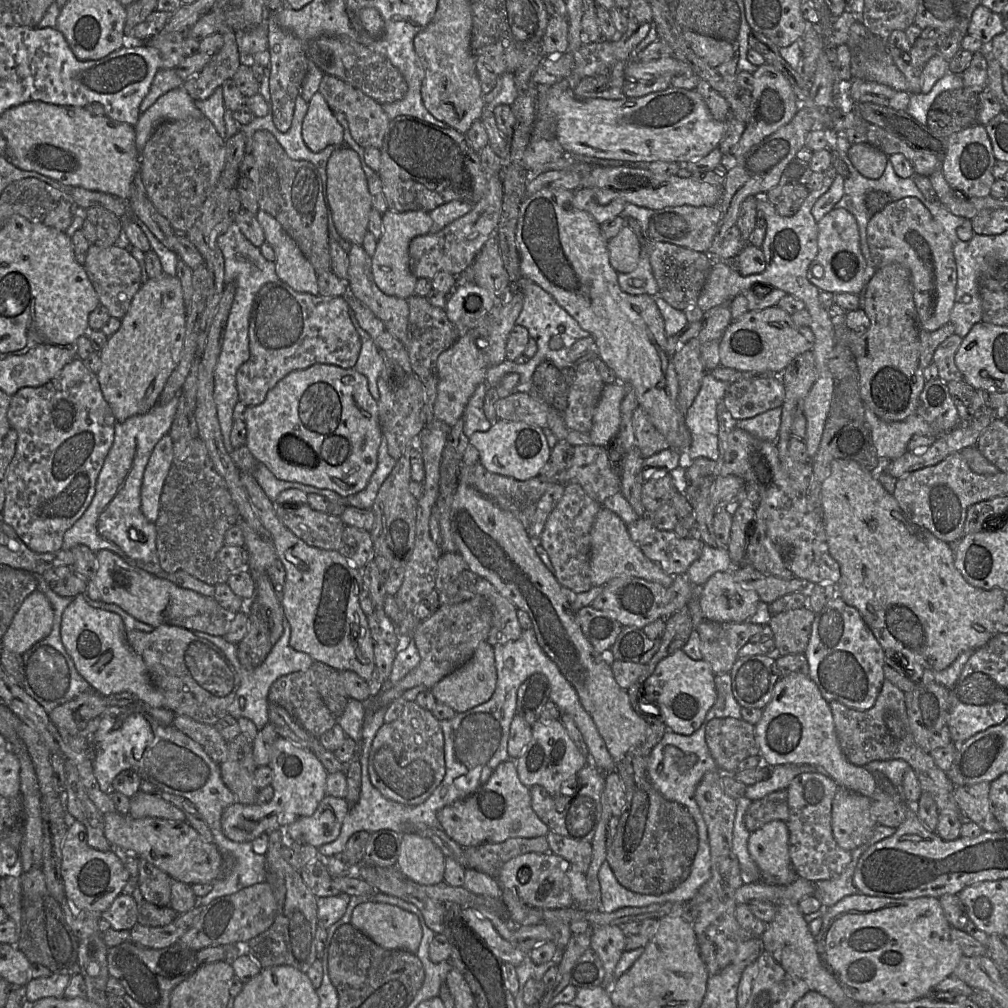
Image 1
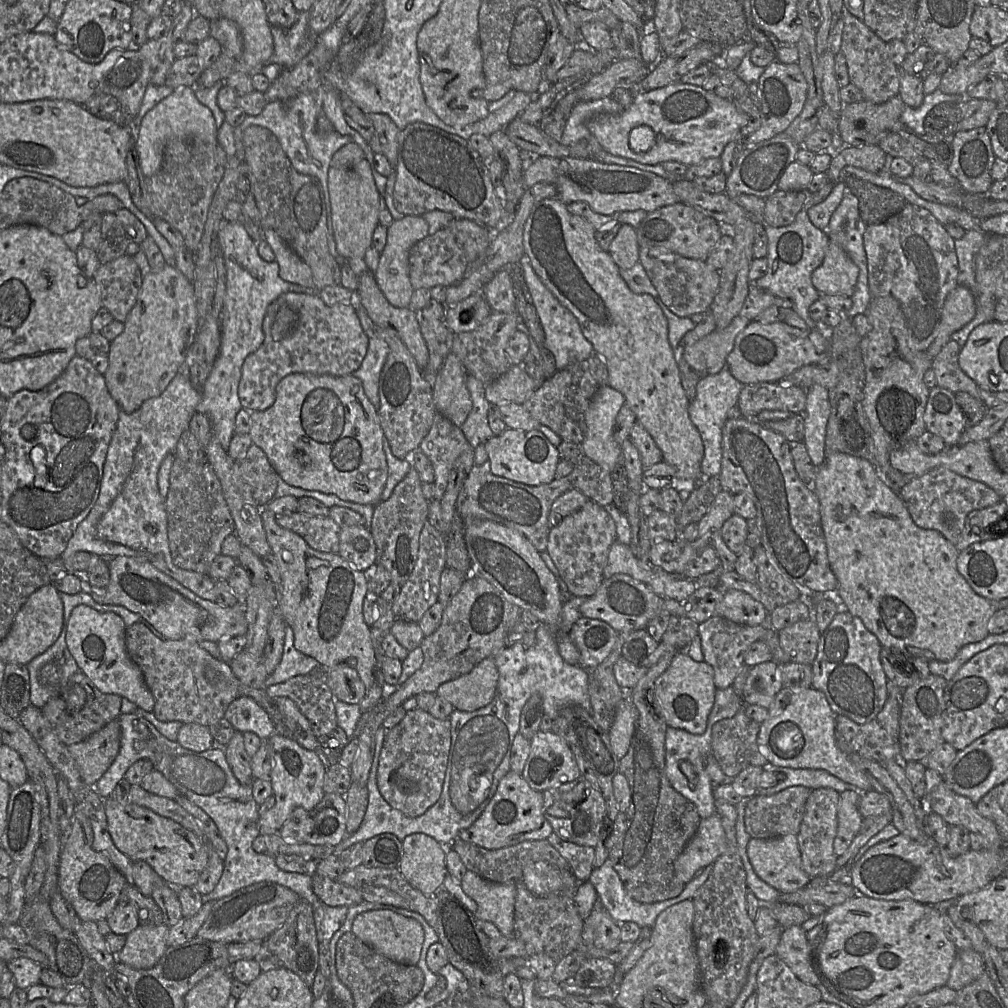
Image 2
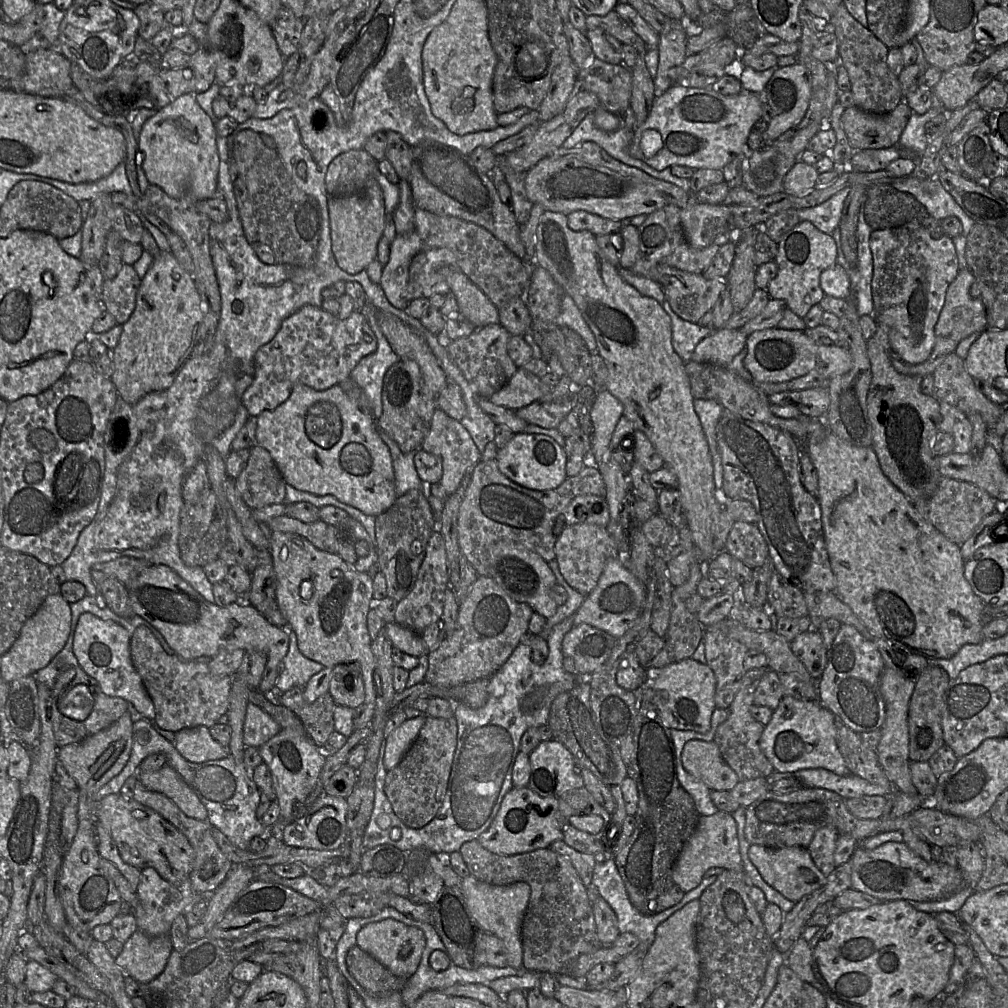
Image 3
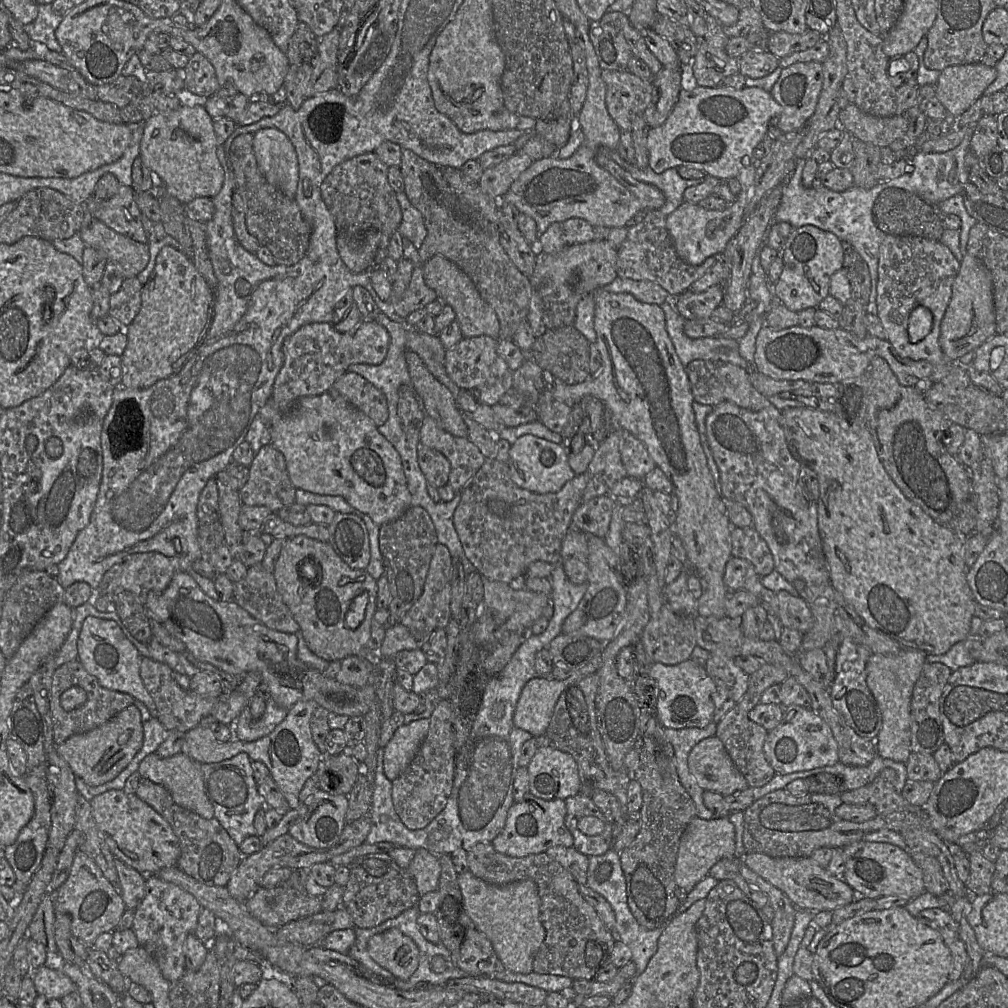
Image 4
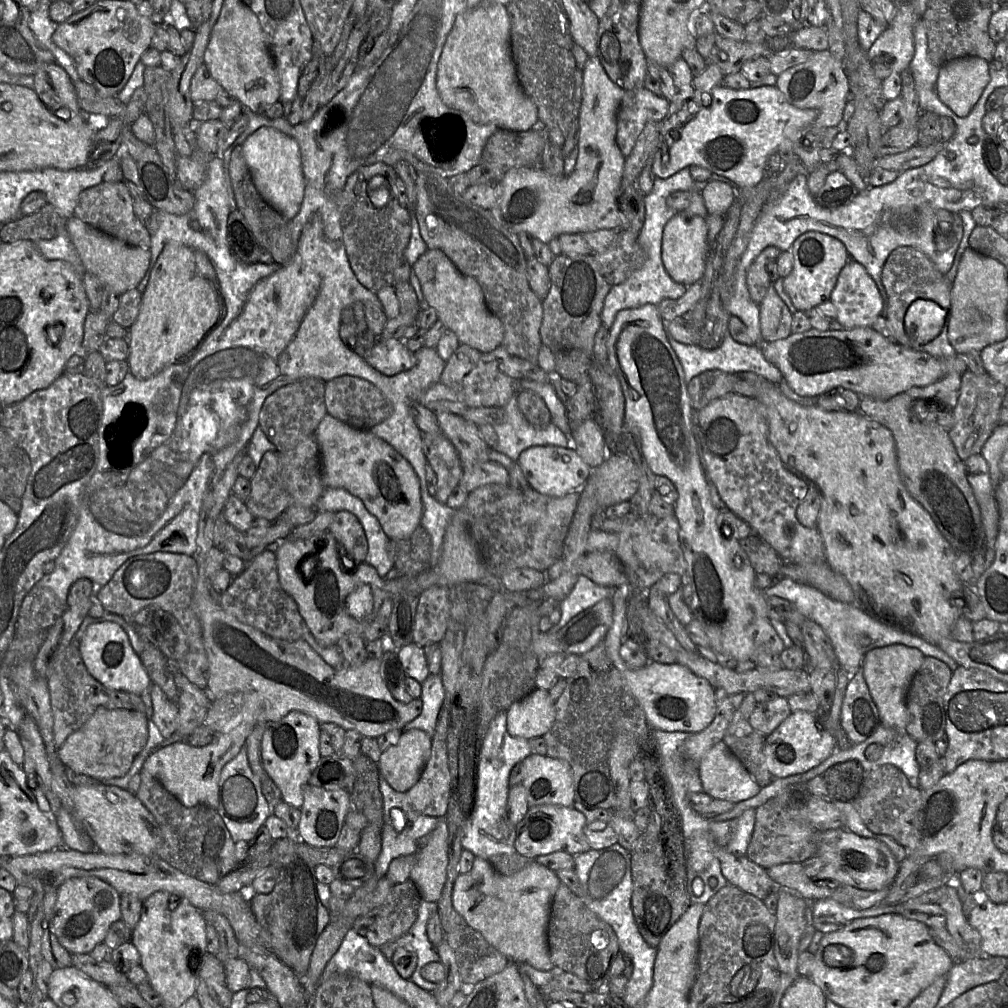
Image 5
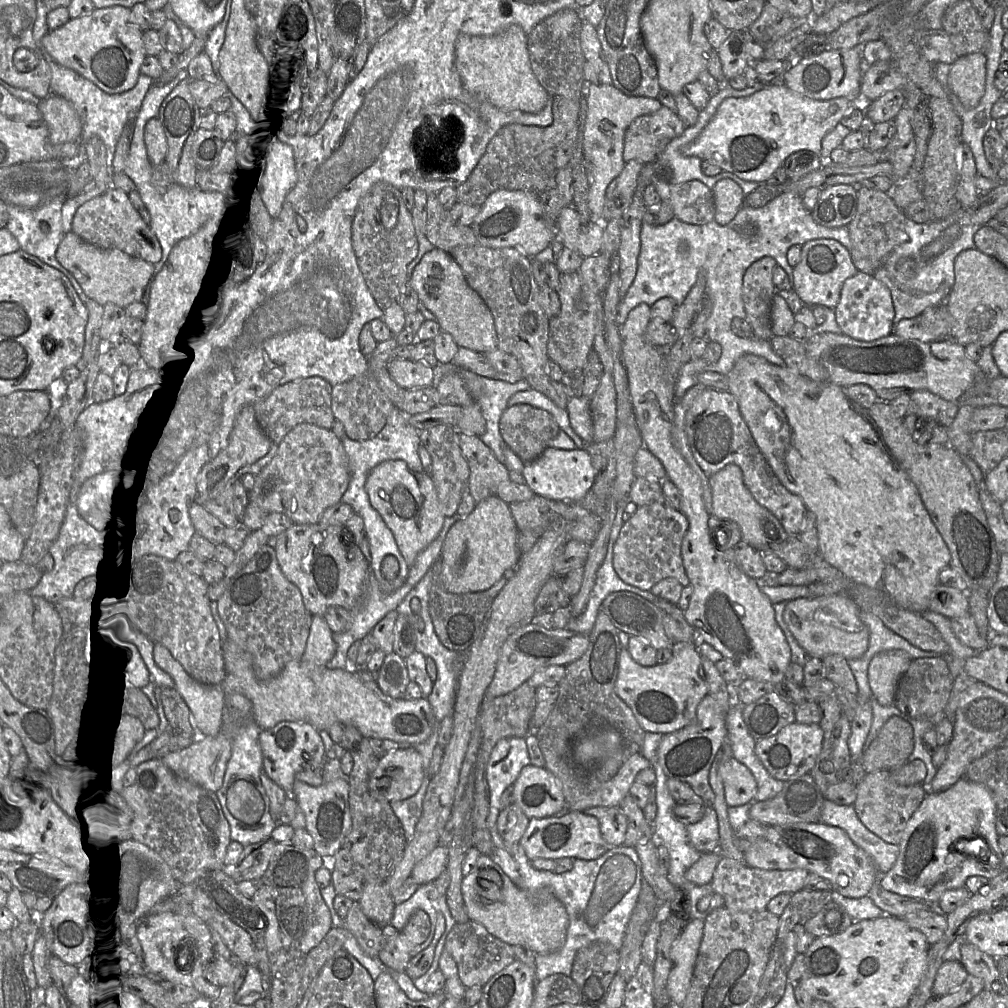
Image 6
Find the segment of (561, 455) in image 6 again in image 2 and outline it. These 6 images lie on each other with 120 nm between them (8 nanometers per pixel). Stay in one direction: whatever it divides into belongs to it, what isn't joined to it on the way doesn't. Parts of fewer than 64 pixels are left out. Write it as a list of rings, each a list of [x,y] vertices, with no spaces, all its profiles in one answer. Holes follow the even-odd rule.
[[[506,428],[500,435],[487,440],[484,447],[491,472],[496,476],[530,486],[547,484],[556,479],[555,471],[560,461],[558,449],[538,430]]]

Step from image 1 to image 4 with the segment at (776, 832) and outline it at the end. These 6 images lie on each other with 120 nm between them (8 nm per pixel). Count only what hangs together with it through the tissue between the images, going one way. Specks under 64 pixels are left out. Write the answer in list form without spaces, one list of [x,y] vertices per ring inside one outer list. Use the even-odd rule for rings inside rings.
[[[750,853],[746,854],[743,862],[752,871],[786,894],[799,910],[809,910],[813,913],[832,912],[857,899],[857,894],[841,877],[829,874],[810,857],[775,858],[762,853]]]

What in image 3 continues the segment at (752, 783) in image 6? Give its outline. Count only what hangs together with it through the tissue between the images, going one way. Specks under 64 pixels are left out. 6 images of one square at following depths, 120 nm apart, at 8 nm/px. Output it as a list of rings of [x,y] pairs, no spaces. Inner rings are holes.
[[[690,740],[682,751],[685,769],[711,790],[731,791],[740,782],[725,762],[715,741]]]

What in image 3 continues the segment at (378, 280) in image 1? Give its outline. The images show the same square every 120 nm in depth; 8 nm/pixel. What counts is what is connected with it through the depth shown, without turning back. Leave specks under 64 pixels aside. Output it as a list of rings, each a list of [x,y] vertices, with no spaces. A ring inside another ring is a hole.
[[[416,231],[396,235],[390,243],[389,261],[383,266],[380,287],[390,304],[405,310],[409,304],[406,299],[409,268],[413,257],[423,249],[424,241]]]

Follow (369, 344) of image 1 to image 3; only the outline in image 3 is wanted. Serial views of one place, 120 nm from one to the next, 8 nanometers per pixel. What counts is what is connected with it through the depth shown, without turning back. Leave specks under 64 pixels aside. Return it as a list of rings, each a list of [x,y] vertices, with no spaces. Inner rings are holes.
[[[370,304],[360,310],[376,336],[377,349],[374,353],[362,358],[350,374],[350,379],[362,389],[375,420],[382,415],[384,375],[400,360],[379,328],[376,311]]]

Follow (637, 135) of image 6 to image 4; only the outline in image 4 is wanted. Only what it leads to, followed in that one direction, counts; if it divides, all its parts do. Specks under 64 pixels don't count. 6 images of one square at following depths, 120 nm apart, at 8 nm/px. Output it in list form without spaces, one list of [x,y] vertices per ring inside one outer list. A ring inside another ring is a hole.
[[[602,69],[606,106],[621,131],[632,131],[634,118],[643,114],[654,97],[654,86],[628,70]]]

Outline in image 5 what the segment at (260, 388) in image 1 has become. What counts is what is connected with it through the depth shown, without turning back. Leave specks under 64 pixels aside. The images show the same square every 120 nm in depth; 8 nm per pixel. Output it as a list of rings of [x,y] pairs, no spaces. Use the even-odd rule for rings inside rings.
[[[378,338],[362,358],[371,368],[385,376],[407,371],[416,364],[414,353],[408,350],[403,339]]]

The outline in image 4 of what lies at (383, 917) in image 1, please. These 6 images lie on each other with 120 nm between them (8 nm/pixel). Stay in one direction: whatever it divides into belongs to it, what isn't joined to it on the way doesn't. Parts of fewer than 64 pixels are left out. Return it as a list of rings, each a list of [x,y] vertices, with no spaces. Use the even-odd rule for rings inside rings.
[[[397,928],[373,935],[367,943],[367,950],[379,966],[398,980],[407,982],[418,968],[419,949],[416,943]]]

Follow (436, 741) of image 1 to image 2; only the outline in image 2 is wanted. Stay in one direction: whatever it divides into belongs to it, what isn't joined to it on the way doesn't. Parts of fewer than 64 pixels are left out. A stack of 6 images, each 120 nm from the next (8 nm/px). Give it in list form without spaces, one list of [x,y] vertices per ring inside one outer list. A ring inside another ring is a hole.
[[[416,708],[406,712],[400,725],[399,739],[394,744],[383,743],[377,771],[377,785],[381,795],[391,807],[408,817],[415,818],[423,815],[441,795],[451,747],[451,722],[449,718],[438,719],[428,711]]]

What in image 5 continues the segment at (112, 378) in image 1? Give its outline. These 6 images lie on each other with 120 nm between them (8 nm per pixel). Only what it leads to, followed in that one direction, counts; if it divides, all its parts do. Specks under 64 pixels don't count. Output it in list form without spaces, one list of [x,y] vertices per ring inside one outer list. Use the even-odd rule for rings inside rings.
[[[177,242],[167,243],[153,267],[148,285],[142,294],[139,313],[128,329],[129,372],[138,379],[148,379],[182,358],[194,349],[199,340],[223,319],[223,303],[216,271],[206,253]]]

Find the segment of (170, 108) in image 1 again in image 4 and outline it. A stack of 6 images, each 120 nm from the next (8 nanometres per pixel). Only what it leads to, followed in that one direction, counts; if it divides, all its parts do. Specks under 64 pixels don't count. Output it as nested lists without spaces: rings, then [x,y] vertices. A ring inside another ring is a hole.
[[[182,105],[177,110],[155,113],[144,123],[139,158],[154,174],[157,181],[165,186],[166,191],[184,205],[198,197],[213,198],[222,188],[224,171],[217,157],[218,146],[213,128],[213,120],[201,105]]]

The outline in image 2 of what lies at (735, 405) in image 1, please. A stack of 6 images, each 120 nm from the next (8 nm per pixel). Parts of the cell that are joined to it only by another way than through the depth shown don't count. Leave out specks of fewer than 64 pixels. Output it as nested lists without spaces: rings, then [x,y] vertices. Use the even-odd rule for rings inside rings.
[[[777,382],[747,384],[739,394],[736,413],[747,419],[756,419],[764,410],[802,413],[806,398],[806,390],[796,385]]]

